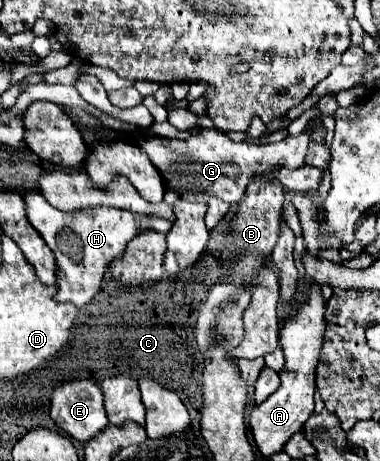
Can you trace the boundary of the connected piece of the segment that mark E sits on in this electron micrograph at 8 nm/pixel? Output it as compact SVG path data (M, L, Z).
M76 380L76 382L68 382L60 388L56 388L54 394L52 394L50 418L56 422L56 426L62 432L72 436L74 440L84 442L84 444L90 442L94 436L98 436L102 432L102 428L108 426L102 390L92 380Z

